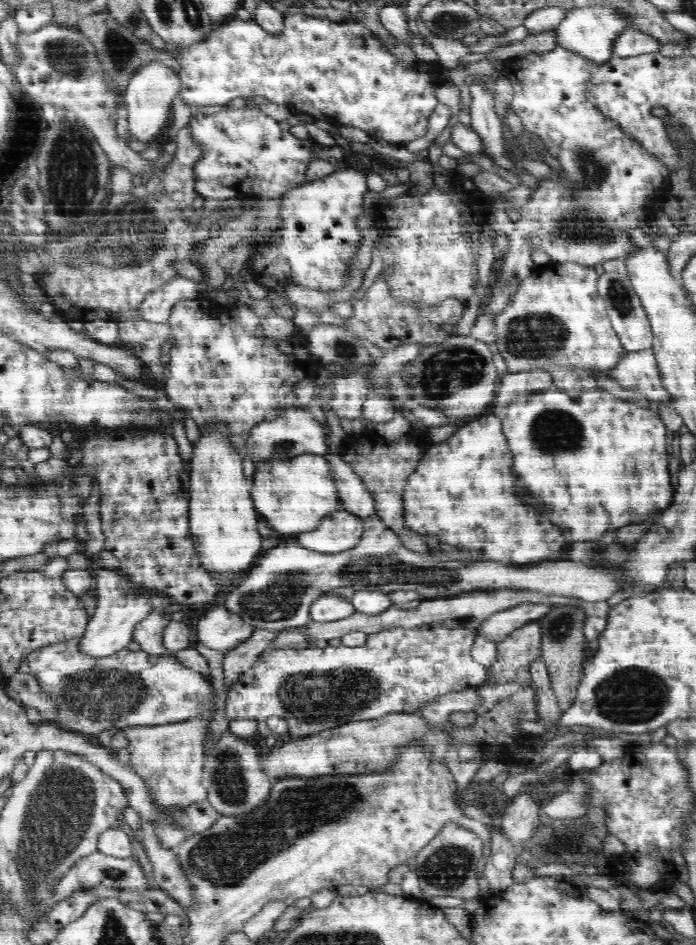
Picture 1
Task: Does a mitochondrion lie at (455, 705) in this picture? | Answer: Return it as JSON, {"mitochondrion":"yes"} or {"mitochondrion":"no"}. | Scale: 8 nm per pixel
{"mitochondrion":"no"}

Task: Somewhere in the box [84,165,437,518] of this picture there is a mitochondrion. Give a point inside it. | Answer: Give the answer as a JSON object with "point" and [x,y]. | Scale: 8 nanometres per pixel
{"point":[284,446]}

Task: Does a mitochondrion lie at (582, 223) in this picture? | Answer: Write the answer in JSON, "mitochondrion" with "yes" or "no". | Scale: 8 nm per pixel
{"mitochondrion":"yes"}

